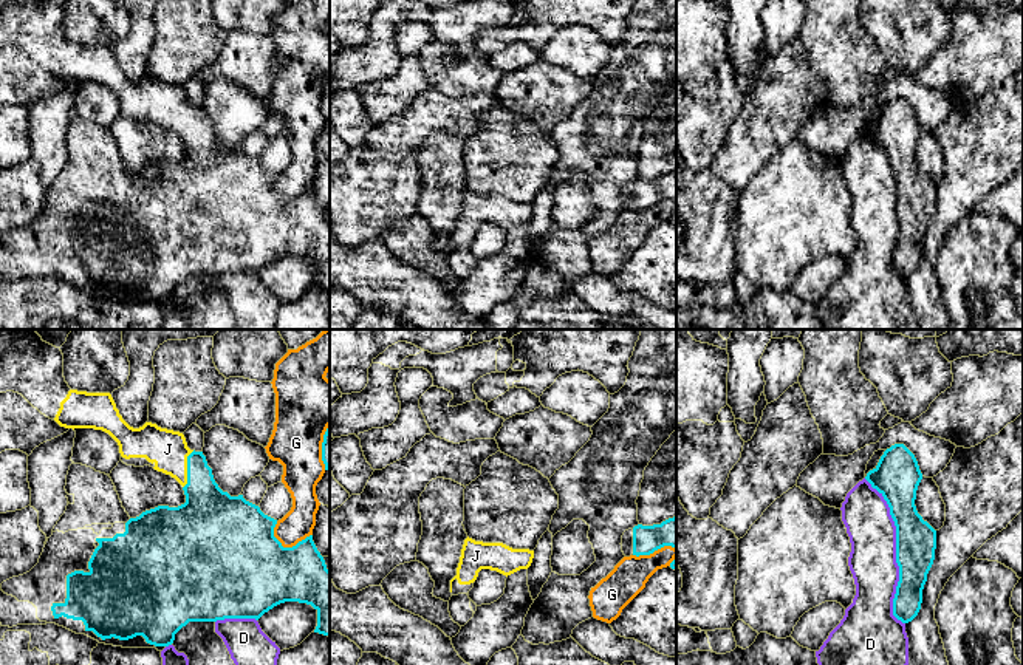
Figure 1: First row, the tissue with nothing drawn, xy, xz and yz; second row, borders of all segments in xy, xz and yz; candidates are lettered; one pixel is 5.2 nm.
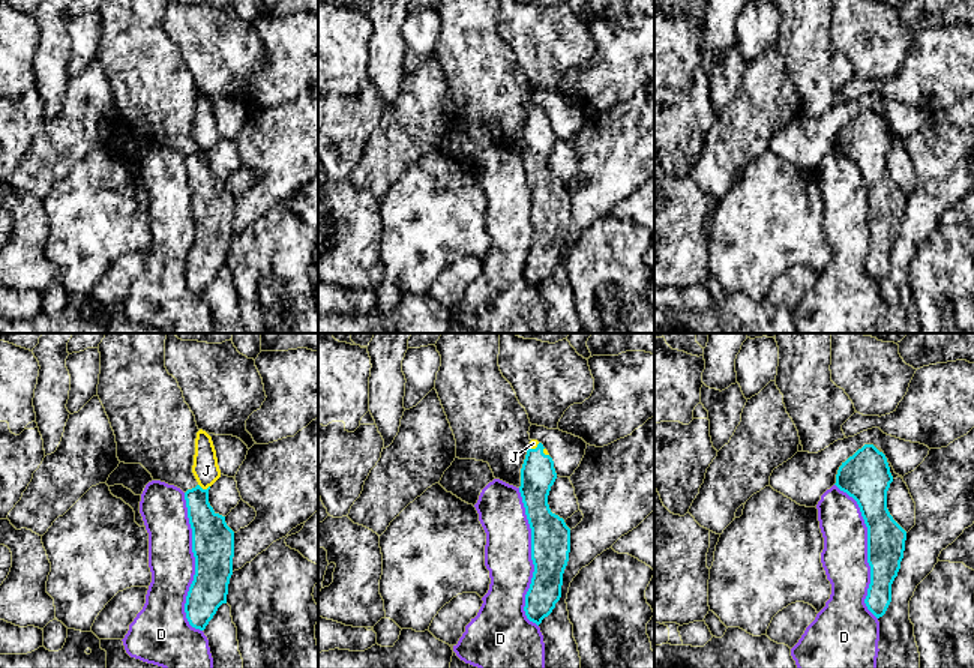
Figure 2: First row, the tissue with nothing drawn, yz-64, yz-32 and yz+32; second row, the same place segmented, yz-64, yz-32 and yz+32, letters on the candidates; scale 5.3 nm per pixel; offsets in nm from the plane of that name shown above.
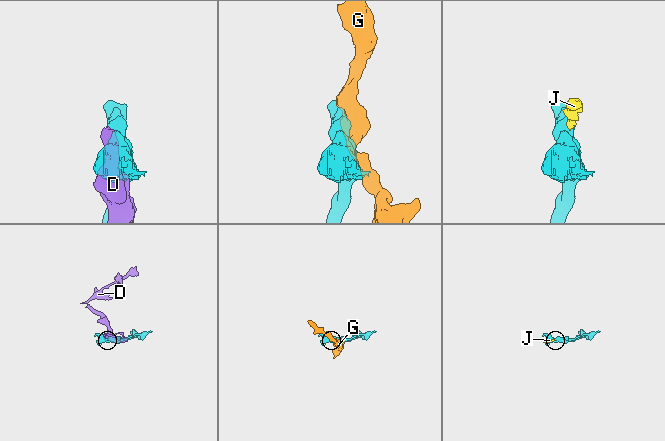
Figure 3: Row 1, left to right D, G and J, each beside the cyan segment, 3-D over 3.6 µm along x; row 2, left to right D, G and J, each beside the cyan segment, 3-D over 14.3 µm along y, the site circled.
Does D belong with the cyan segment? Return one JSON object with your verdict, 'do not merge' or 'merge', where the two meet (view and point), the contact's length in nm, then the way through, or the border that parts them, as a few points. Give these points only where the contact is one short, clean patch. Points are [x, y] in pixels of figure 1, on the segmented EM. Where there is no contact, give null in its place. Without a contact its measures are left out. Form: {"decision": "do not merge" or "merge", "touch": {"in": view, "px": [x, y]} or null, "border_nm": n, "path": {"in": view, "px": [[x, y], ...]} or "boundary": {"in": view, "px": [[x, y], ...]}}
{"decision": "do not merge", "touch": {"in": "yz", "px": [896, 552]}, "border_nm": 800}

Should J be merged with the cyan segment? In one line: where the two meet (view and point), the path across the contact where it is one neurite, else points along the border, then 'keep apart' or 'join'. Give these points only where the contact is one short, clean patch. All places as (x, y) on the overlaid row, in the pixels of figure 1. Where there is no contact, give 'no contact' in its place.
xy (188, 469) | join

